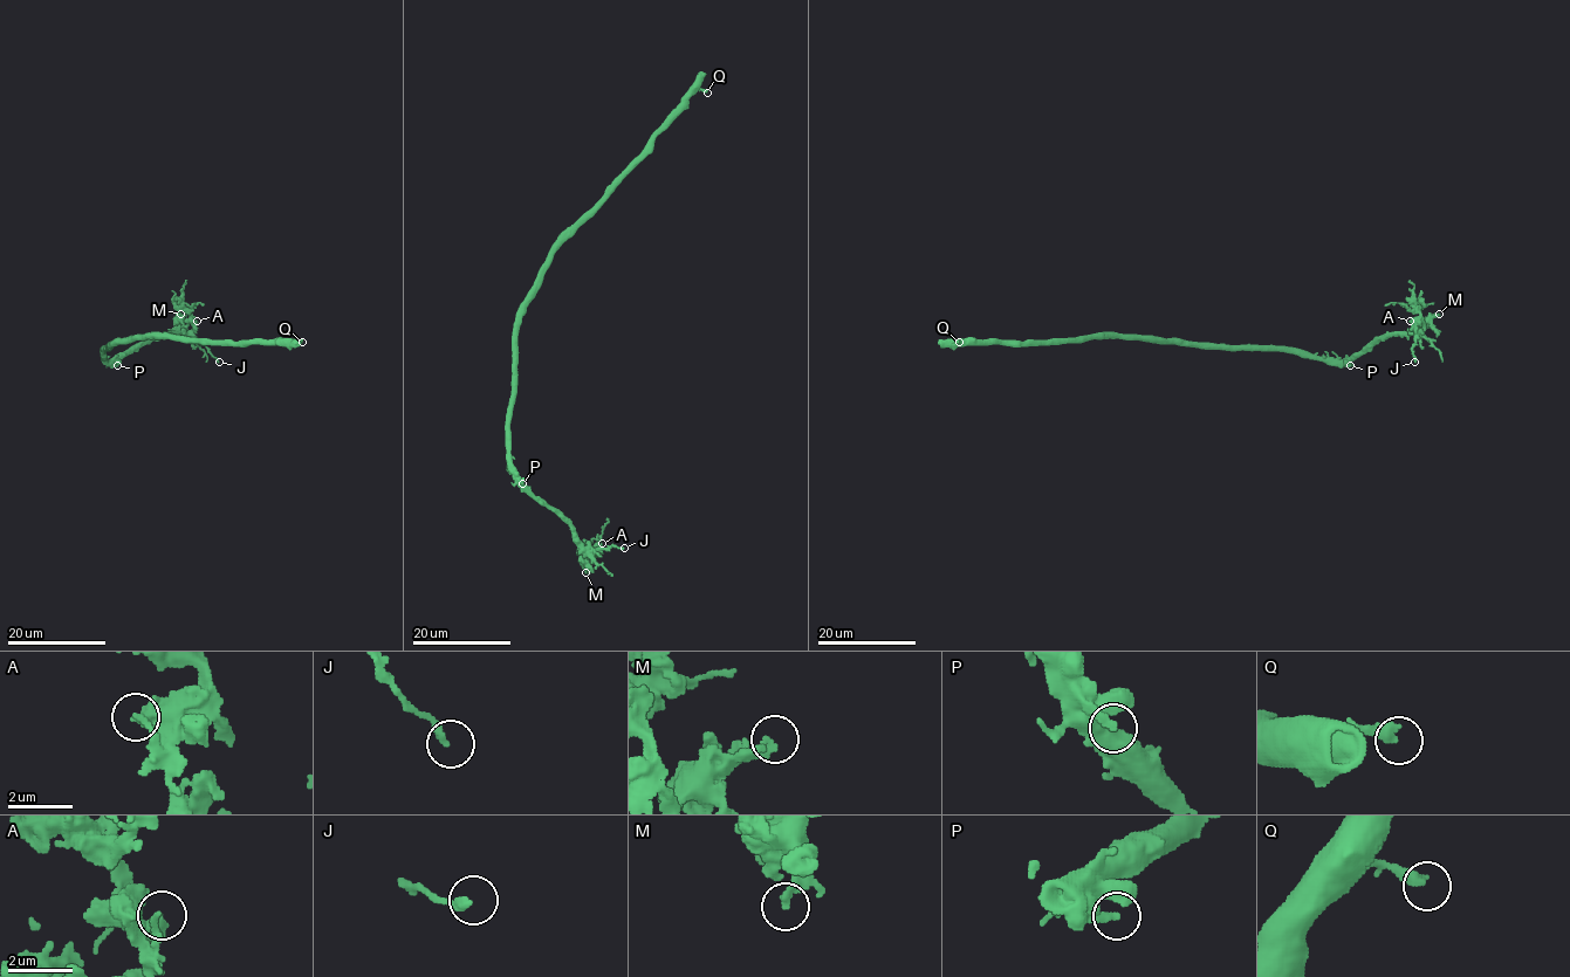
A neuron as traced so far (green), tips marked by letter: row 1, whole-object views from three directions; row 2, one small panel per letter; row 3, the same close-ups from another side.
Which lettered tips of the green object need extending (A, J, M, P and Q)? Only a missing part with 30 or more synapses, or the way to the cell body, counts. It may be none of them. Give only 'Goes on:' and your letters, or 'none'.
Goes on: M

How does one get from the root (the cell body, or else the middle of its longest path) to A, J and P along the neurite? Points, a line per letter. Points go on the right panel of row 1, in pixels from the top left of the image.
A: (1198, 344), (1261, 345), (1348, 360), (1391, 335), (1416, 335), (1410, 321)
J: (1198, 344), (1261, 345), (1348, 360), (1391, 335), (1413, 332), (1414, 362)
P: (1198, 344), (1261, 345), (1307, 352), (1350, 365)

